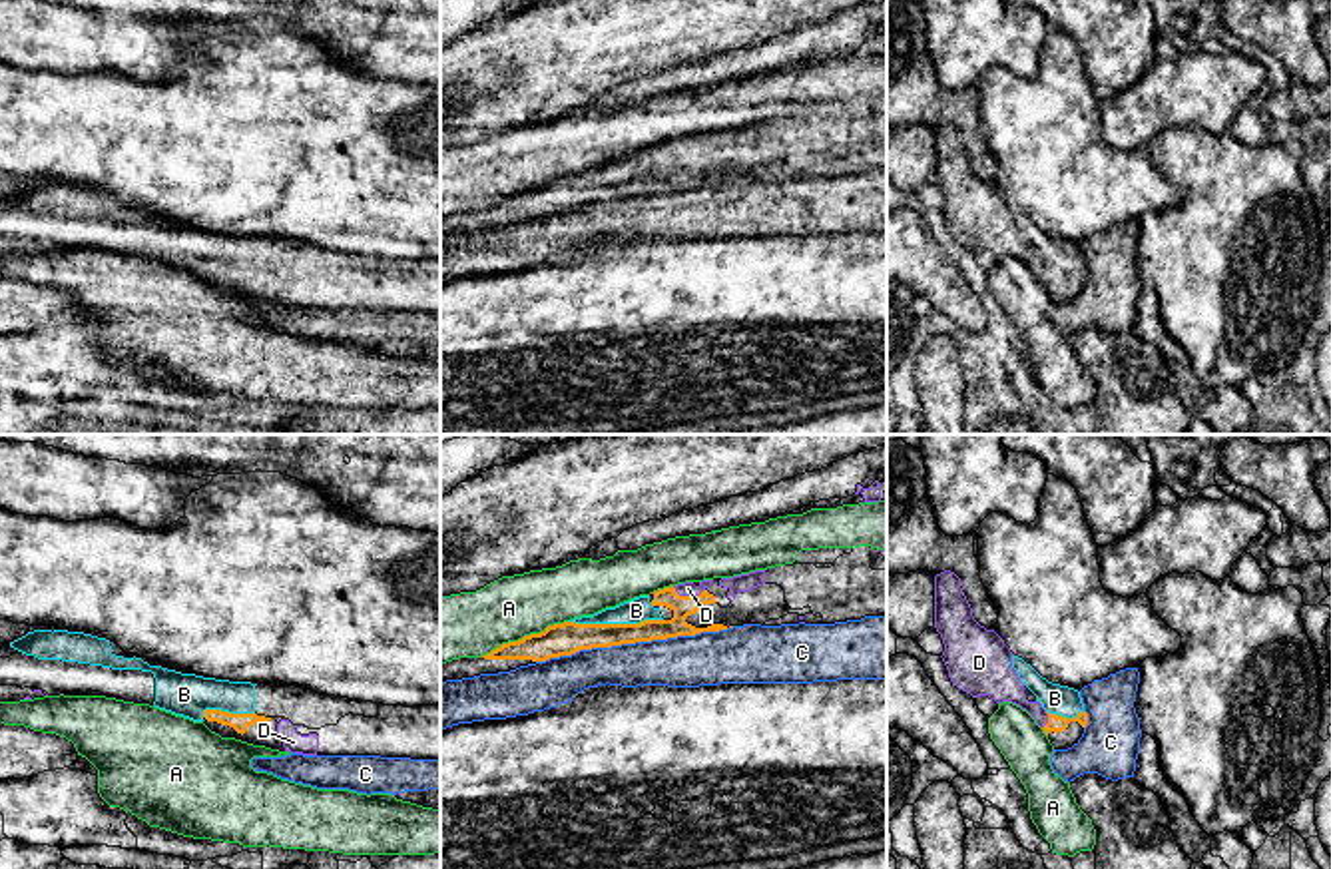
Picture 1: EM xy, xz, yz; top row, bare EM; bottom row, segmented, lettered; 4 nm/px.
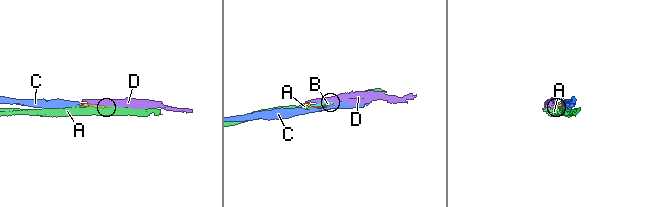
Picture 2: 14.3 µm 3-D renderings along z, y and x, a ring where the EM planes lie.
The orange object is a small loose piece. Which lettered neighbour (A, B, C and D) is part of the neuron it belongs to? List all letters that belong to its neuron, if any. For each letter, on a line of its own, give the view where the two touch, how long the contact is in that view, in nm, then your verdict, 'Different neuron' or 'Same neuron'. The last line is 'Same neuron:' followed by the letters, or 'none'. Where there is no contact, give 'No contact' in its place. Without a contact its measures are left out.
A: Touches orange in xz. Shared border 380 nm. Different neuron
B: Touches orange in xz. Shared border 380 nm. Same neuron
C: Touches orange in xz. Shared border 800 nm. Different neuron
D: Touches orange in xz. Shared border 140 nm. Same neuron
Same neuron: B, D

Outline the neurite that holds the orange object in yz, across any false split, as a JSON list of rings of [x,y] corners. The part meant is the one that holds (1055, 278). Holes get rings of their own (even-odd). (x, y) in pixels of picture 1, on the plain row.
[[[944,124],[934,130],[934,181],[942,191],[942,215],[952,239],[972,251],[1012,255],[1044,283],[1054,303],[1068,303],[1084,287],[1088,267],[1080,245],[1052,237],[1014,209],[1004,193],[980,179],[960,142],[960,132]]]

